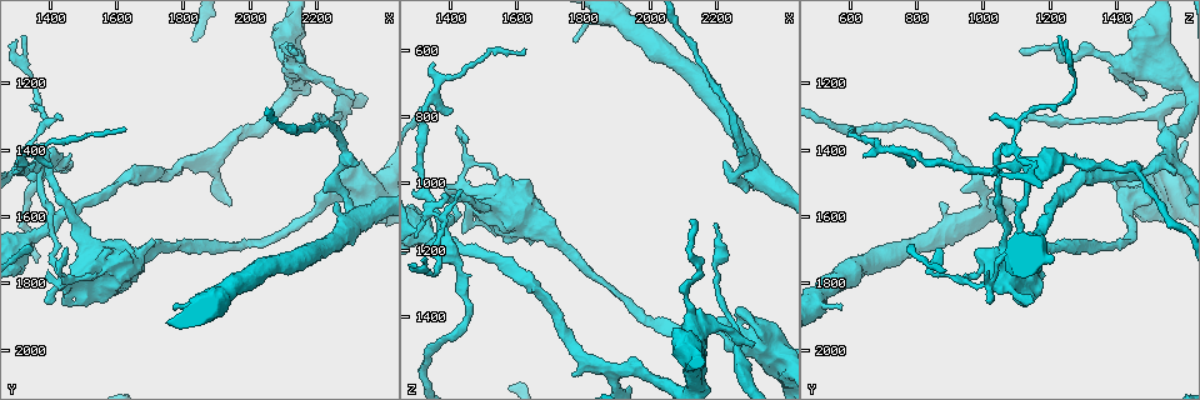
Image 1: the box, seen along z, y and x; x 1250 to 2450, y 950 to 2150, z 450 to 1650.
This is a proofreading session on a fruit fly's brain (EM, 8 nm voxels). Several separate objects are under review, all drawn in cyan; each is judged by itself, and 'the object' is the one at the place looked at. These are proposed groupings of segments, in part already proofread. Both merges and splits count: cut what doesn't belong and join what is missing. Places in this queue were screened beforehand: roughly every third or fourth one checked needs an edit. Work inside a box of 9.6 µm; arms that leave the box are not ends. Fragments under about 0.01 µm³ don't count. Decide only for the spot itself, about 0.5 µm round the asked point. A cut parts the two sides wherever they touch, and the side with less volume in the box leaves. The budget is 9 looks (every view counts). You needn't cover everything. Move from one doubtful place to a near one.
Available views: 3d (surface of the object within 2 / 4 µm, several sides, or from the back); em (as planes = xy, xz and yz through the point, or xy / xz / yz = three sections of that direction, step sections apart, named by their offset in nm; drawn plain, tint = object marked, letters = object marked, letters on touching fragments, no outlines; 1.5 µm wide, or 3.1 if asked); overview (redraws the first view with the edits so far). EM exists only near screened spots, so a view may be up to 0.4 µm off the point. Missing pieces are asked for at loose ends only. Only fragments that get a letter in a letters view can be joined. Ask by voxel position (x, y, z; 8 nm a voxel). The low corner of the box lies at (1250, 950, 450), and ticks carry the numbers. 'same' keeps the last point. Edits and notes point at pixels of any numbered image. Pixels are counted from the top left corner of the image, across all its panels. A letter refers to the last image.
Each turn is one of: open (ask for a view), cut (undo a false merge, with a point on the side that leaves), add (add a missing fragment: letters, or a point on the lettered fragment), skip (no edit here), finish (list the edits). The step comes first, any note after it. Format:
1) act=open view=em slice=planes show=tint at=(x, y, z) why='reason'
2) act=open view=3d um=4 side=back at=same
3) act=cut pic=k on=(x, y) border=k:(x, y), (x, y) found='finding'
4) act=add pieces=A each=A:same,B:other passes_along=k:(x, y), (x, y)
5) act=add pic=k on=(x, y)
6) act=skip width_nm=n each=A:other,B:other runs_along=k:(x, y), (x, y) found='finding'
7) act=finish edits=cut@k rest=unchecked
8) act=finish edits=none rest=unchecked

act=open view=3d um=4 at=(1440, 1790, 1020) why='sharp bend'

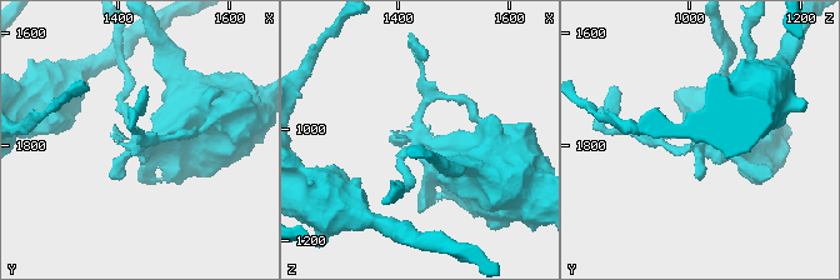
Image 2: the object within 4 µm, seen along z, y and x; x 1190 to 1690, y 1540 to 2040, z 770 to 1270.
act=open view=em slice=planes show=plain at=(1450, 1795, 1035)

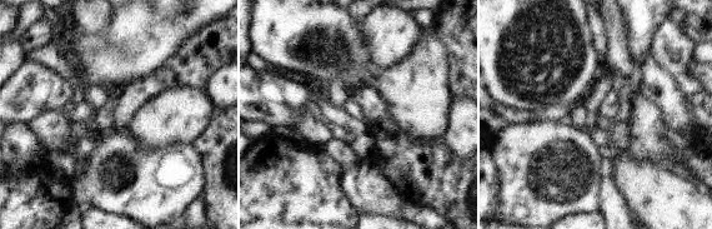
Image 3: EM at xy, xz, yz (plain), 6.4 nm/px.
act=open view=em slice=planes show=letters at=same why='see the neighbours'

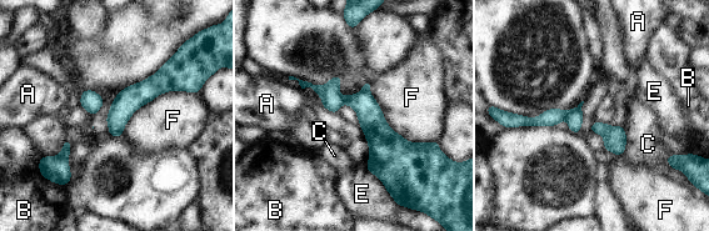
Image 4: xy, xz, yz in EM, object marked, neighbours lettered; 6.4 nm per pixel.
act=cut pic=4 on=(552, 116) each=A:other,B:other,C:other,E:other,F:other border=4:(569, 111), (567, 119) found='two neurons meet here'

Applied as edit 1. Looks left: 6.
act=open view=3d um=4 at=(2270, 1340, 1540) why='free end'

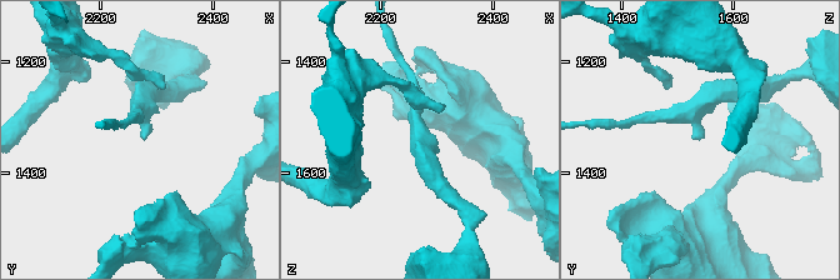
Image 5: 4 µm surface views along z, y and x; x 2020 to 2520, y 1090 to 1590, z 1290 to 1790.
act=open view=em slice=xy step=4 show=letters at=(2285, 1340, 1540) why='now the EM'

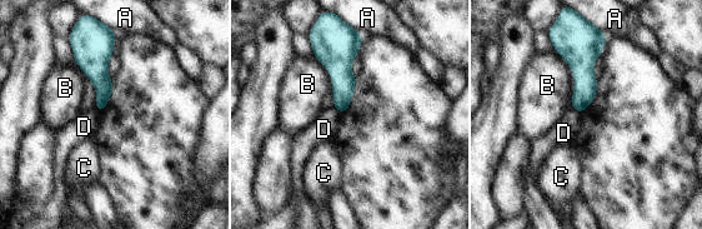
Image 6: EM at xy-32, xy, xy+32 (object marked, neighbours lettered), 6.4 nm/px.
act=skip each=A:other,B:other,C:other,D:other border=6:(571, 106), (580, 113) found='none of them fits'

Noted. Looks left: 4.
act=open view=em slice=yz step=8 show=tint at=(2130, 1120, 1370) why='calibre changes'

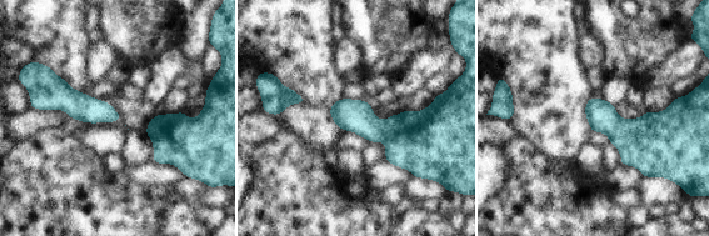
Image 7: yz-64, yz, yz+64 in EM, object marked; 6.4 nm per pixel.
act=open view=em slice=planes show=letters at=same

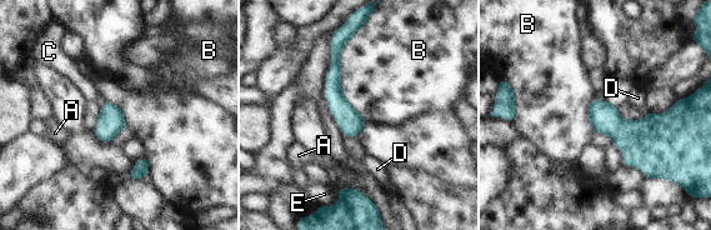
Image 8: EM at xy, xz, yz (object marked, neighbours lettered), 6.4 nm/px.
act=skip width_nm=160 each=A:other,B:other,C:other,D:other,E:other border=8:(355, 33), (340, 89), (365, 121) found='continuous, no second neuron'

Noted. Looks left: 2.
act=open view=em slice=planes show=letters at=(1770, 1470, 1580) why='free end'

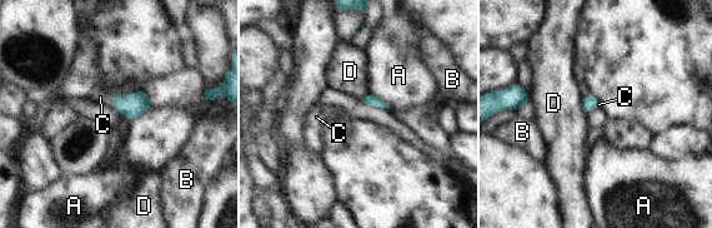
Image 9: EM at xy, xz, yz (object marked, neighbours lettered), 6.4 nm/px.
act=add pieces=C each=A:other,B:other,C:same,D:other passes_along=9:(130, 105), (113, 103), (100, 97) found='it goes on there'

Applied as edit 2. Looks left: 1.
act=finish edits=cut@4,add@9 rest=unchecked

